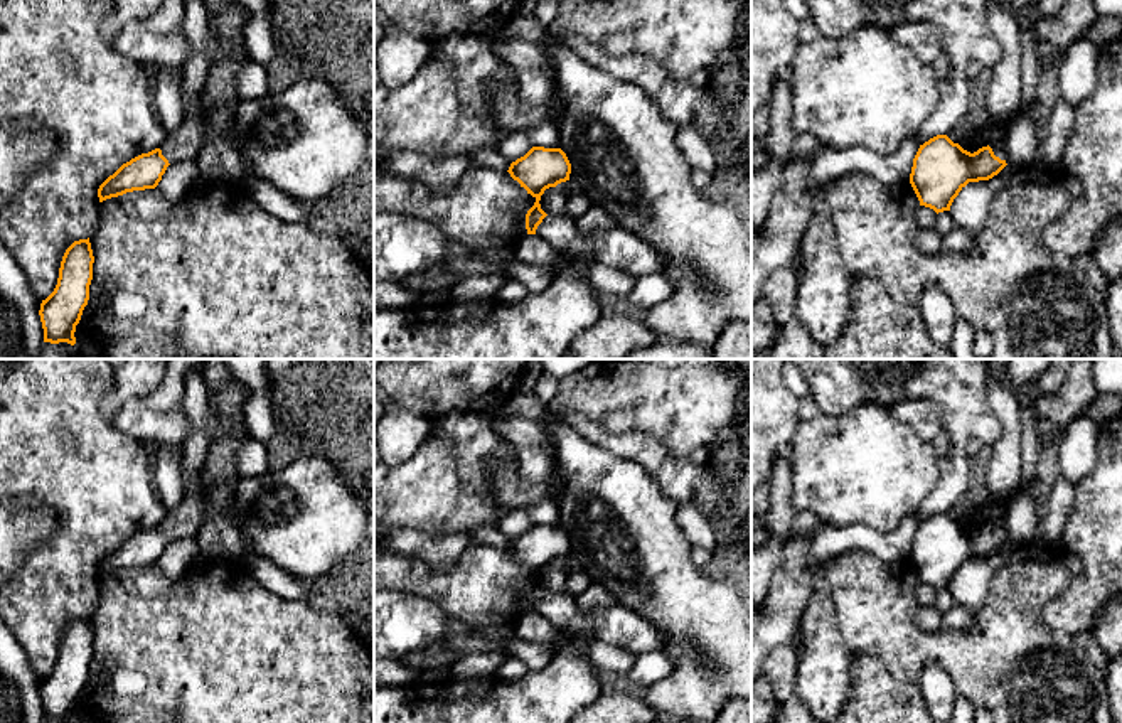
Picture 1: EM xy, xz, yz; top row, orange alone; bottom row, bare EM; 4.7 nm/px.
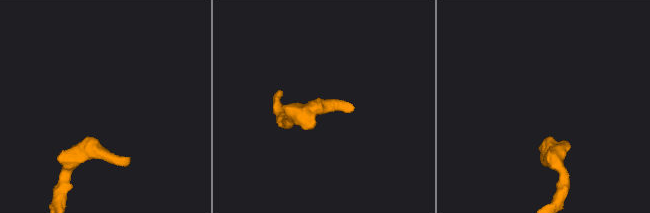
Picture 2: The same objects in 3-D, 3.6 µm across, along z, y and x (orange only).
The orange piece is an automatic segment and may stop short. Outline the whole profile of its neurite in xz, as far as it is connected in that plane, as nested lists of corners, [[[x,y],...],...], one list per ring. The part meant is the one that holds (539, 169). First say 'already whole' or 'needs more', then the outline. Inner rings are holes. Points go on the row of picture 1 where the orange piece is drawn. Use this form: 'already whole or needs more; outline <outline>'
needs more; outline [[[532,147],[512,162],[507,172],[536,199],[526,214],[527,234],[539,234],[571,258],[588,256],[593,263],[627,271],[635,278],[662,270],[665,258],[640,236],[623,228],[586,234],[573,217],[548,216],[541,209],[544,190],[569,180],[571,163],[561,148]]]

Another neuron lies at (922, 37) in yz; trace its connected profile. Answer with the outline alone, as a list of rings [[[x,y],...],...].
[[[928,22],[901,24],[890,30],[890,37],[903,46],[908,46],[923,62],[930,64],[938,83],[948,79],[950,61],[935,25]]]

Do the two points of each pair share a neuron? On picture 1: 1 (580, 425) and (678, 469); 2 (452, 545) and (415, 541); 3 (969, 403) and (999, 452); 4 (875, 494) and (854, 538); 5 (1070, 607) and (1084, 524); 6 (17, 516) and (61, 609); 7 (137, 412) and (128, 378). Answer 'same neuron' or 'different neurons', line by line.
1: same neuron
2: same neuron
3: different neurons
4: different neurons
5: same neuron
6: different neurons
7: different neurons

